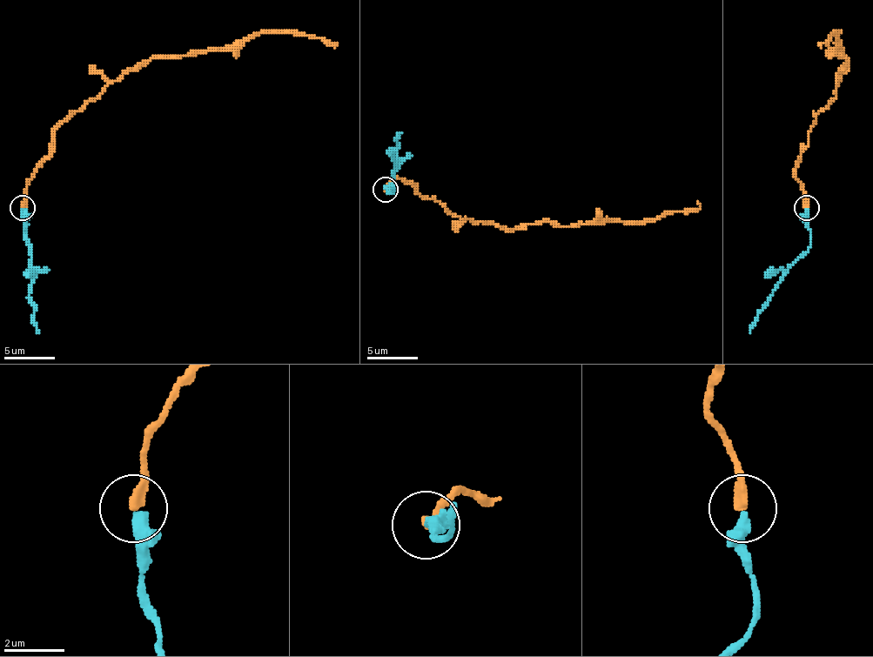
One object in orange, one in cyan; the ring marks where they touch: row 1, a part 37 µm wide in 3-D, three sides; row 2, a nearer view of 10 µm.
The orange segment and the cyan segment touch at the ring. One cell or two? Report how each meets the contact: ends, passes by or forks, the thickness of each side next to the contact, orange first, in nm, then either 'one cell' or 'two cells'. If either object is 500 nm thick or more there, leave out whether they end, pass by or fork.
orange ends there; cyan ends there; 320 nm thick on the orange side, 420 nm on the other; one cell

